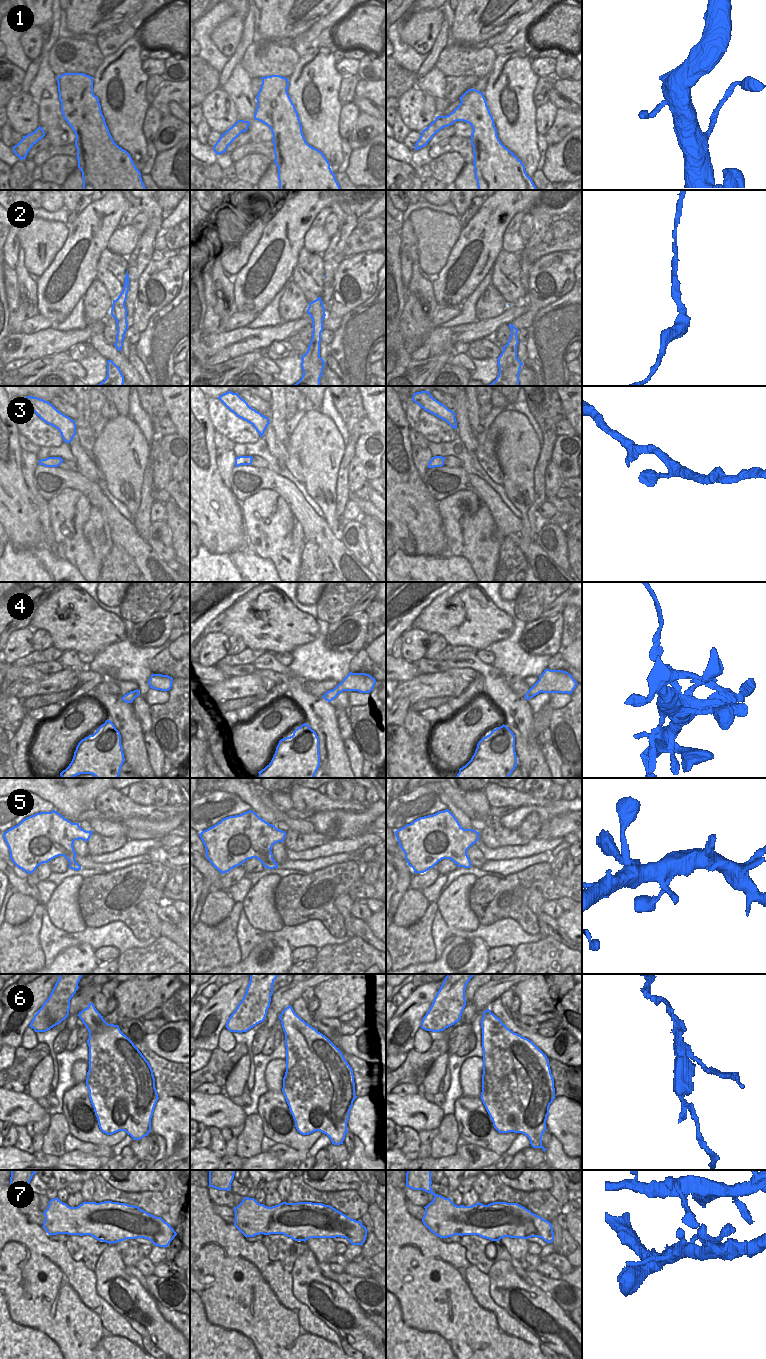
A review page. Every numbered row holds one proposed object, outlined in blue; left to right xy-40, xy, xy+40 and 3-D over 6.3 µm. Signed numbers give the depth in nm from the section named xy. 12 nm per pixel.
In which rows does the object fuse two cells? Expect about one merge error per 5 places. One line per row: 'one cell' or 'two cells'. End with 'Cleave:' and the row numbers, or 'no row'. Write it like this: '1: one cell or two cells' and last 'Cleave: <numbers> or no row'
1: one cell
2: one cell
3: one cell
4: two cells
5: one cell
6: two cells
7: two cells
Cleave: 4, 6, 7

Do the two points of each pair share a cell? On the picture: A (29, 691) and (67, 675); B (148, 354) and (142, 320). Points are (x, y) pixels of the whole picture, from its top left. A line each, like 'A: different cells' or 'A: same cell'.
A: same cell
B: different cells

